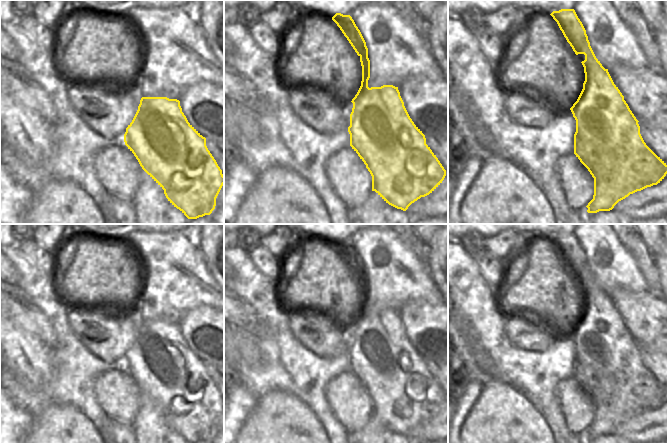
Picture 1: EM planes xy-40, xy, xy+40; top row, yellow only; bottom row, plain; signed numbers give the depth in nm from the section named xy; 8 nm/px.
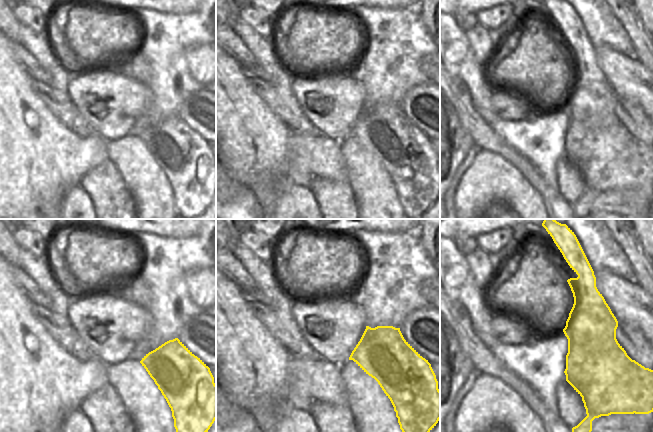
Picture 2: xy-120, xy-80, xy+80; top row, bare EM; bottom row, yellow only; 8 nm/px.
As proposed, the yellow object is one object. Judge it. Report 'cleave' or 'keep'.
cleave

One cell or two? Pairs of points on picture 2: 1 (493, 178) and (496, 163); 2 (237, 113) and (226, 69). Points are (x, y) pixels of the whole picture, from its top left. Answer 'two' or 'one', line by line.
1: one
2: one

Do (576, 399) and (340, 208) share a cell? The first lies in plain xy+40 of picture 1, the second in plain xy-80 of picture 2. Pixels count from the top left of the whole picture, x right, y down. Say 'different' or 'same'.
different

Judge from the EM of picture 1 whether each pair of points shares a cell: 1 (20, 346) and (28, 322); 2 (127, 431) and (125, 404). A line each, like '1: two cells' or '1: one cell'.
1: two cells
2: two cells

